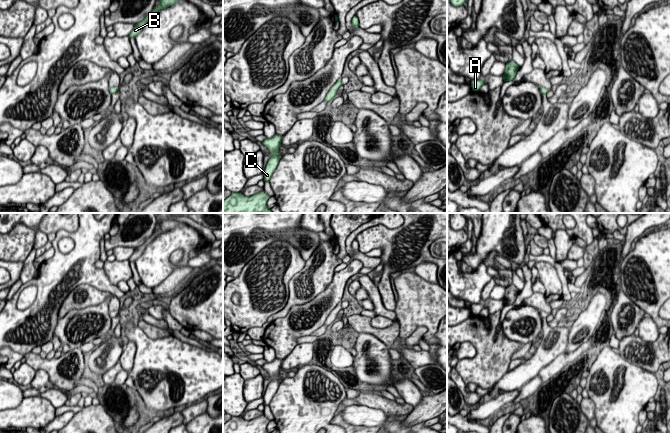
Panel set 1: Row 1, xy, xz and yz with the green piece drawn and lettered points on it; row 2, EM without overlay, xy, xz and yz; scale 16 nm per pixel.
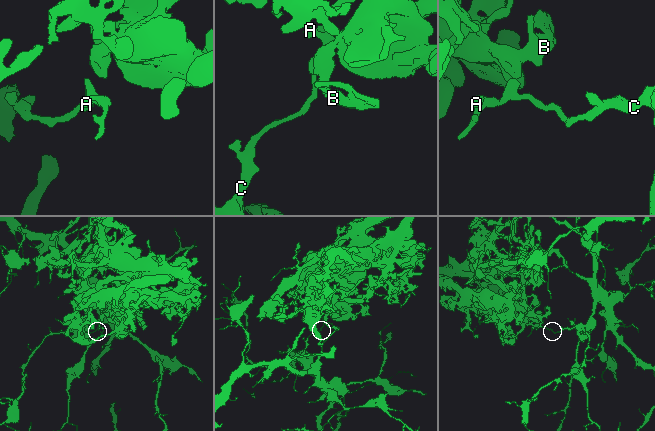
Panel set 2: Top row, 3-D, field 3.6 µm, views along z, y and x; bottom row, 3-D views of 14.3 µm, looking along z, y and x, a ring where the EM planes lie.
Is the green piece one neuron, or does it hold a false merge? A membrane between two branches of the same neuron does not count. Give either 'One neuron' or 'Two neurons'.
Two neurons

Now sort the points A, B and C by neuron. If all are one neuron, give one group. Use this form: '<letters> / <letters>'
A B / C

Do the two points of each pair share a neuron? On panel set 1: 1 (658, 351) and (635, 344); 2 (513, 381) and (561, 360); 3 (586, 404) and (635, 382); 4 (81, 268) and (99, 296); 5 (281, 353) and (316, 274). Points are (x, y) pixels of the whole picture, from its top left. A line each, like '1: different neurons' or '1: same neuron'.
1: same neuron
2: different neurons
3: different neurons
4: different neurons
5: different neurons

